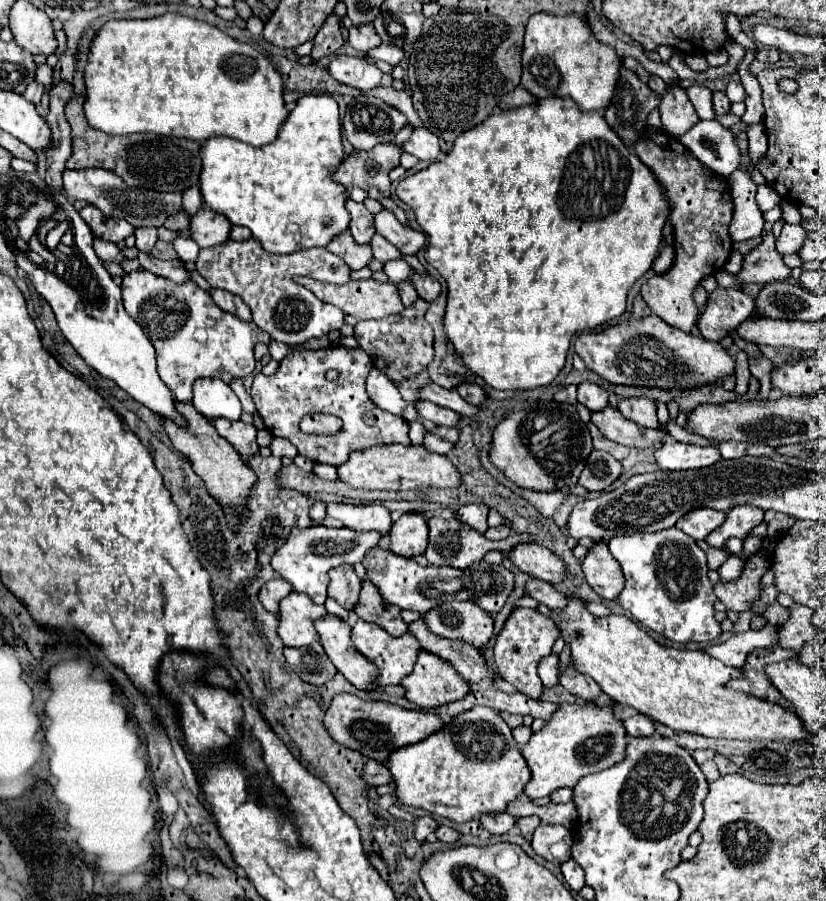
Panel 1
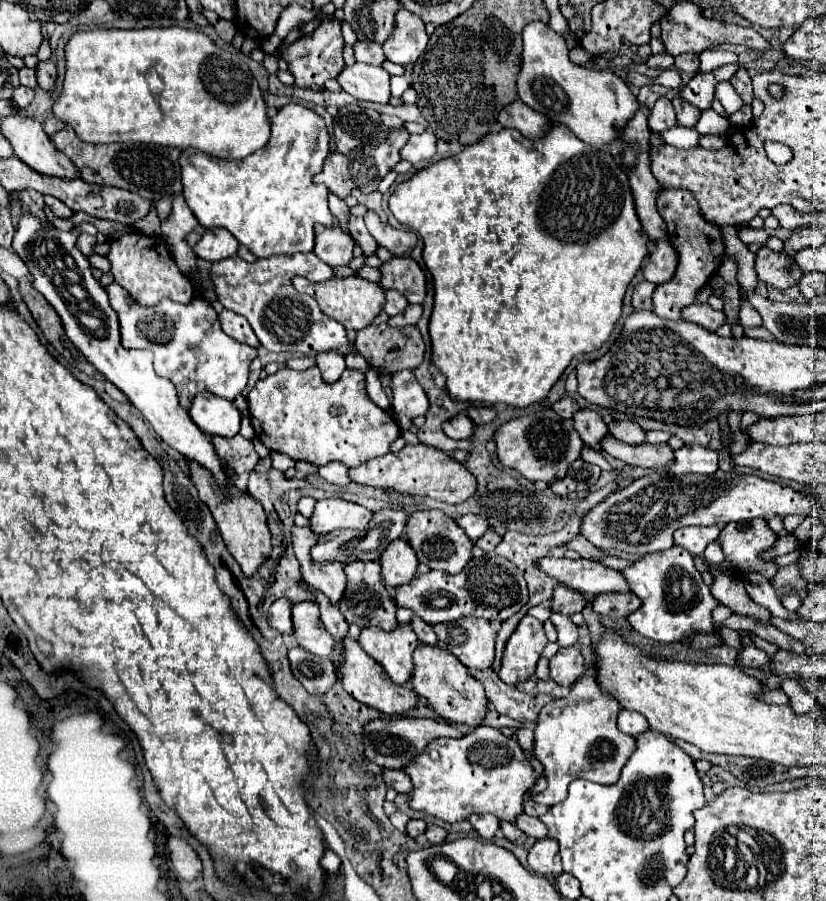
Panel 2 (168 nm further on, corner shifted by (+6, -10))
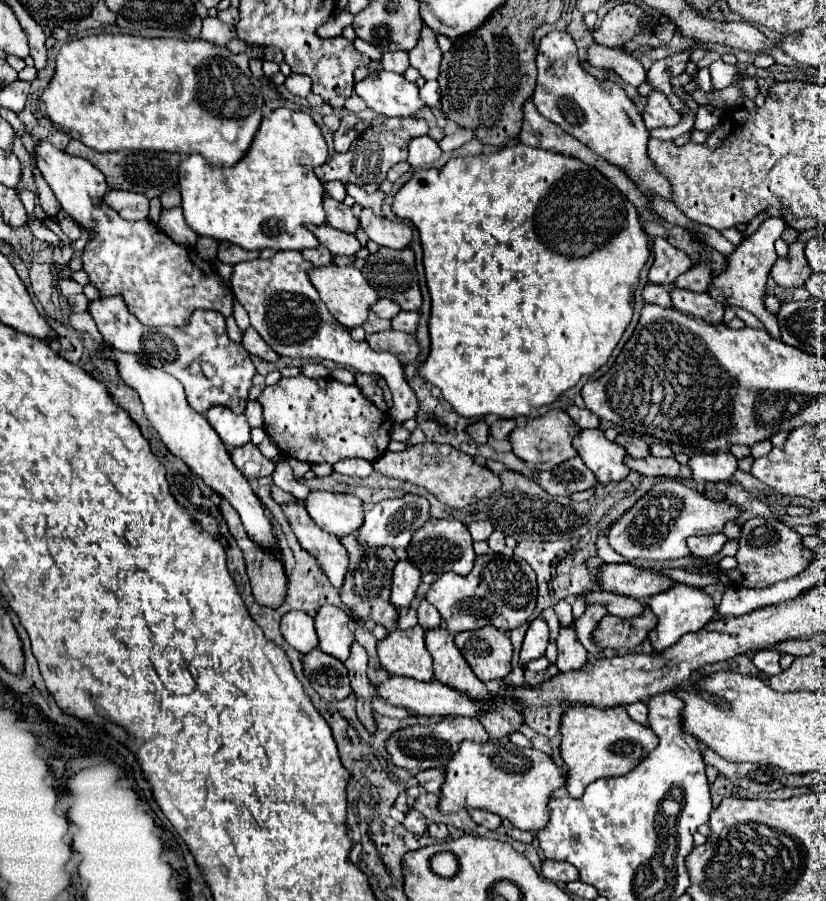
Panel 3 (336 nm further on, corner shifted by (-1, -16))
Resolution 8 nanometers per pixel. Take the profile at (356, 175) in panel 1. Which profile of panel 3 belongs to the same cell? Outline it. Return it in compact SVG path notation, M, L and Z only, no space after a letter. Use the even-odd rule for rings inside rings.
M375 118L369 126L369 130L359 136L359 140L355 140L355 144L351 144L349 152L345 154L333 154L329 156L327 164L317 168L317 176L321 182L331 182L331 180L339 180L343 184L355 184L359 188L363 188L365 192L373 194L375 190L379 190L381 182L387 176L387 170L399 162L403 162L407 158L407 146L413 138L427 134L427 122L425 120L413 120L413 118Z

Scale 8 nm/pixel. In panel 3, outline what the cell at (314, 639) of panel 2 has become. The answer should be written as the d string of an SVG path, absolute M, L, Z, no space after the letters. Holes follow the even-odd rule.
M321 606L315 616L315 630L319 636L319 650L335 656L337 660L347 660L351 640L355 640L351 628L351 614L335 608L335 606Z

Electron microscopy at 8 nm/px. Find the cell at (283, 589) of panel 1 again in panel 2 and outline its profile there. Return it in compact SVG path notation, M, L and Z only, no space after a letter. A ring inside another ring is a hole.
M280 598L276 600L272 606L270 606L270 614L268 614L268 624L272 628L276 628L278 632L282 634L292 634L294 632L294 624L292 624L292 602L286 600L286 598Z

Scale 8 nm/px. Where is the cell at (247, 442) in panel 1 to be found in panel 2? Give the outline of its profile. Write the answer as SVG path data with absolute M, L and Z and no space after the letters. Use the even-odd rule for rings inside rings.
M236 434L234 438L212 436L212 444L216 448L216 454L224 460L224 464L236 474L252 472L260 460L252 442L242 438L240 434Z

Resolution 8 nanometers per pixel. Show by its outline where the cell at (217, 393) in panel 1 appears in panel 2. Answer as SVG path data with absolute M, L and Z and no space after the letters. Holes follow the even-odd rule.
M210 392L196 394L190 408L190 418L200 426L204 434L224 438L236 436L240 432L242 420L238 408L230 400L224 400Z

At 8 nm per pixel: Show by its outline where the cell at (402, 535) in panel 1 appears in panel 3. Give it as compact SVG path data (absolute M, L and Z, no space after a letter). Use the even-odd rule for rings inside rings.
M399 560L393 568L393 584L391 584L391 604L395 608L409 606L417 594L421 584L421 570L409 560Z

